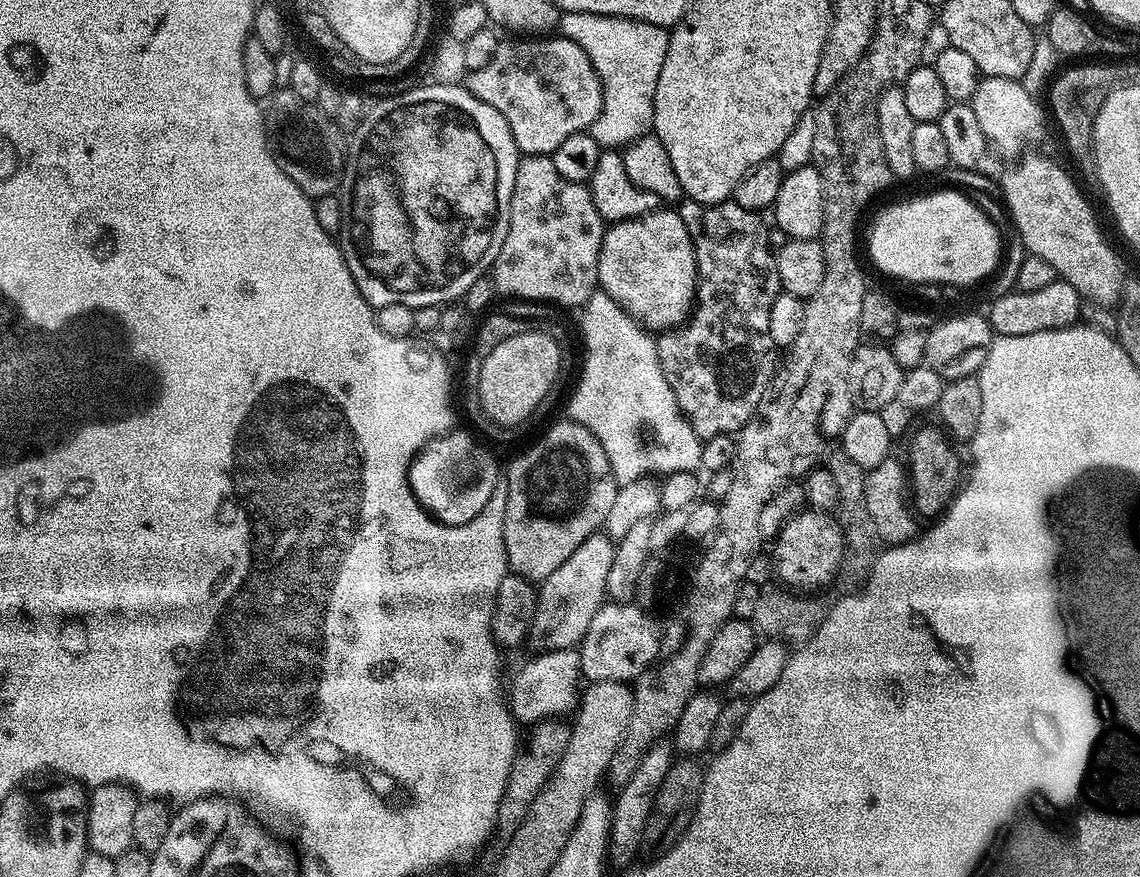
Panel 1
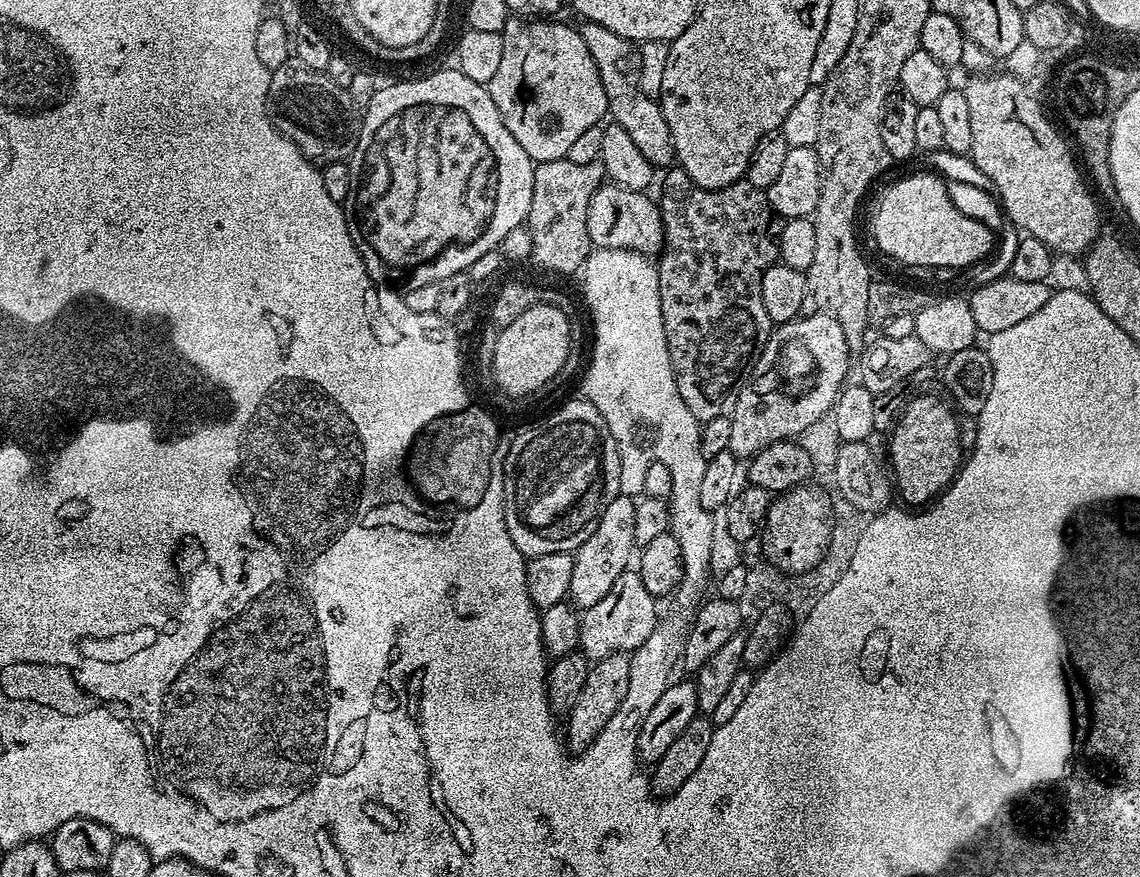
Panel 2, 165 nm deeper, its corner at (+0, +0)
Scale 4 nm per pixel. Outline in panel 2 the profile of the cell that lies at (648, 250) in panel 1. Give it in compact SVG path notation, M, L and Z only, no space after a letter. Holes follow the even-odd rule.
M611 182L601 184L590 198L590 206L586 210L586 230L596 248L629 248L632 252L656 254L664 247L659 203L644 192L620 188Z

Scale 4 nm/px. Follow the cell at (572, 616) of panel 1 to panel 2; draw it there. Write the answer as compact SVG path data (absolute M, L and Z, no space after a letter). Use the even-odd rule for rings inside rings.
M614 497L594 526L594 534L590 534L590 538L586 538L586 542L576 549L572 557L574 578L570 578L568 596L577 609L583 610L594 606L594 602L602 602L602 598L610 594L610 586L614 586L616 579L629 571L631 564L628 563L634 560L632 548L637 545L634 530L636 505L637 501L633 497Z

